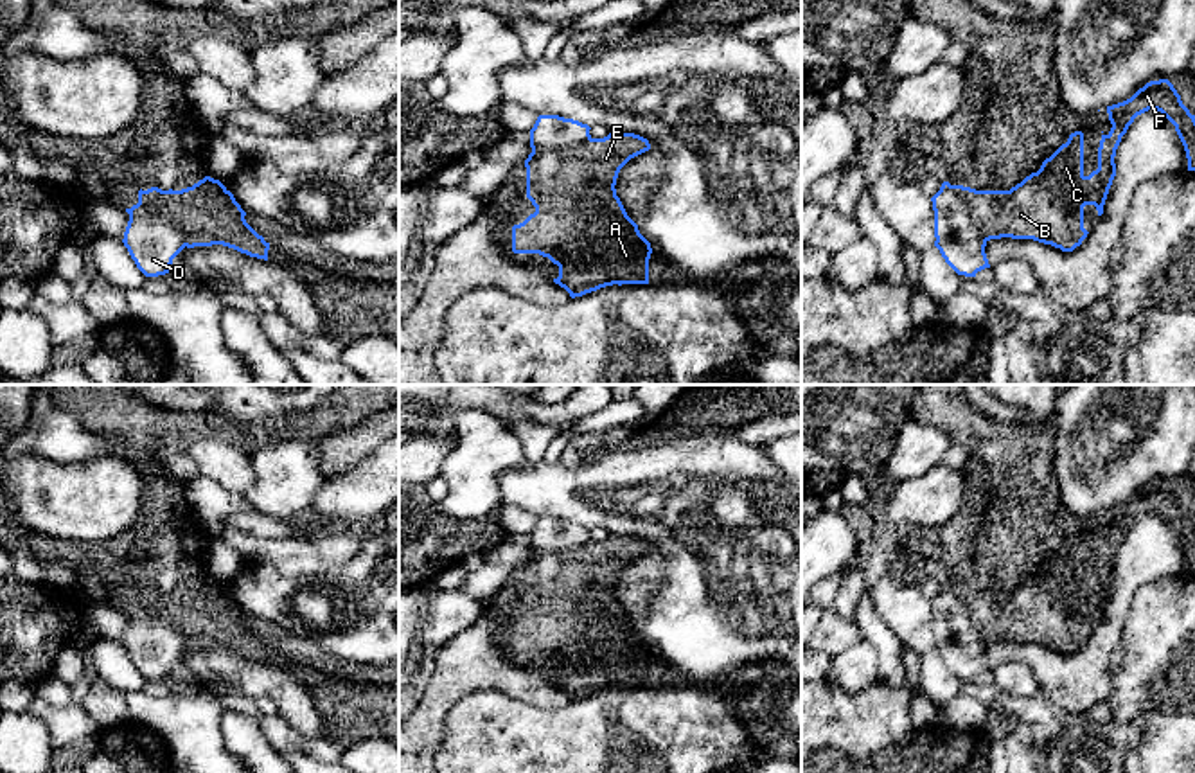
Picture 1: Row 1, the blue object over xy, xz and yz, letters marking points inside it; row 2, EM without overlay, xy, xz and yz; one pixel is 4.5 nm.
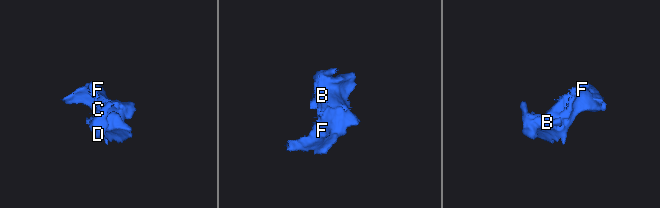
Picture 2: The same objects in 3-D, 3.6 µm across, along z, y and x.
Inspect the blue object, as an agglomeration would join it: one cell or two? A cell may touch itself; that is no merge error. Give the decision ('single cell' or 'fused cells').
fused cells

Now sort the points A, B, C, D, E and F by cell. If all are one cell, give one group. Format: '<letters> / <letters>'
A B C E F / D

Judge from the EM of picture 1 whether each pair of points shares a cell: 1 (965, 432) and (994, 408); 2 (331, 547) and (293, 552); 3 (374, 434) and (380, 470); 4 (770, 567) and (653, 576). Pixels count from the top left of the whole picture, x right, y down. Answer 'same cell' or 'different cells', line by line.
1: different cells
2: same cell
3: different cells
4: different cells

